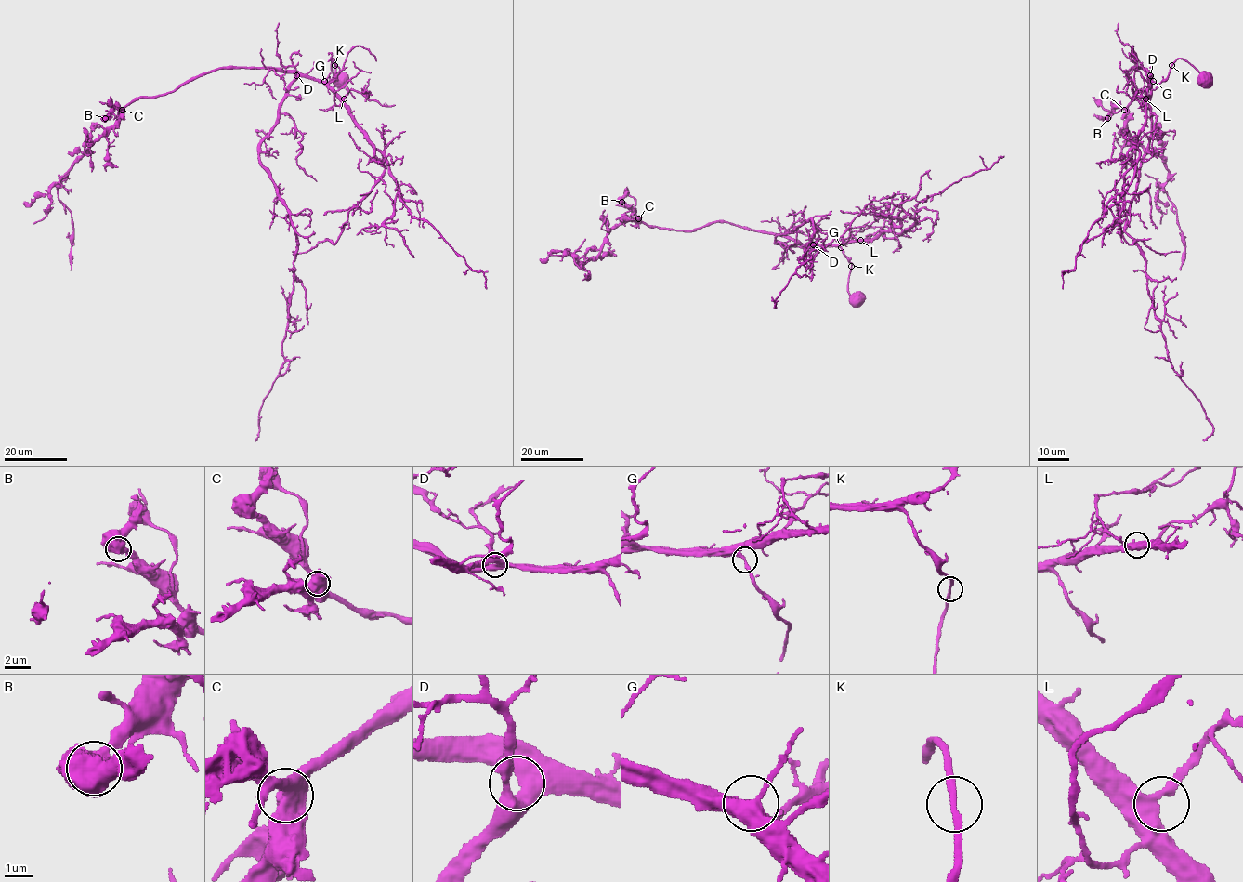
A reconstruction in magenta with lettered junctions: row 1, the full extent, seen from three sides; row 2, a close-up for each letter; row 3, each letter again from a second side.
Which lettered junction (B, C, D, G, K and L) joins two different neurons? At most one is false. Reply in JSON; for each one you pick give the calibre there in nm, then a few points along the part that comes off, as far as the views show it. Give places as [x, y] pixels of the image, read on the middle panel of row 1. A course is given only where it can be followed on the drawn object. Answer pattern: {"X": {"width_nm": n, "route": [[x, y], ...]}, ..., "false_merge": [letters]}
{"false_merge": []}

